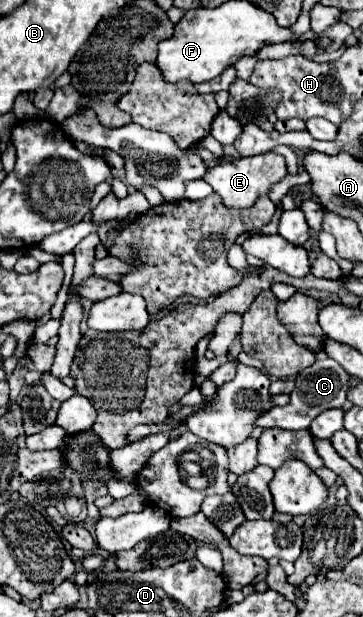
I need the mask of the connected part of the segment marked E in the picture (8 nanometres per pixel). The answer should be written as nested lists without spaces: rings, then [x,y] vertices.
[[[268,150],[258,156],[250,158],[238,158],[234,162],[222,162],[214,170],[208,170],[204,174],[204,180],[214,188],[214,192],[224,200],[228,208],[248,208],[252,206],[260,196],[268,196],[270,188],[278,184],[286,176],[286,164],[284,156]]]

